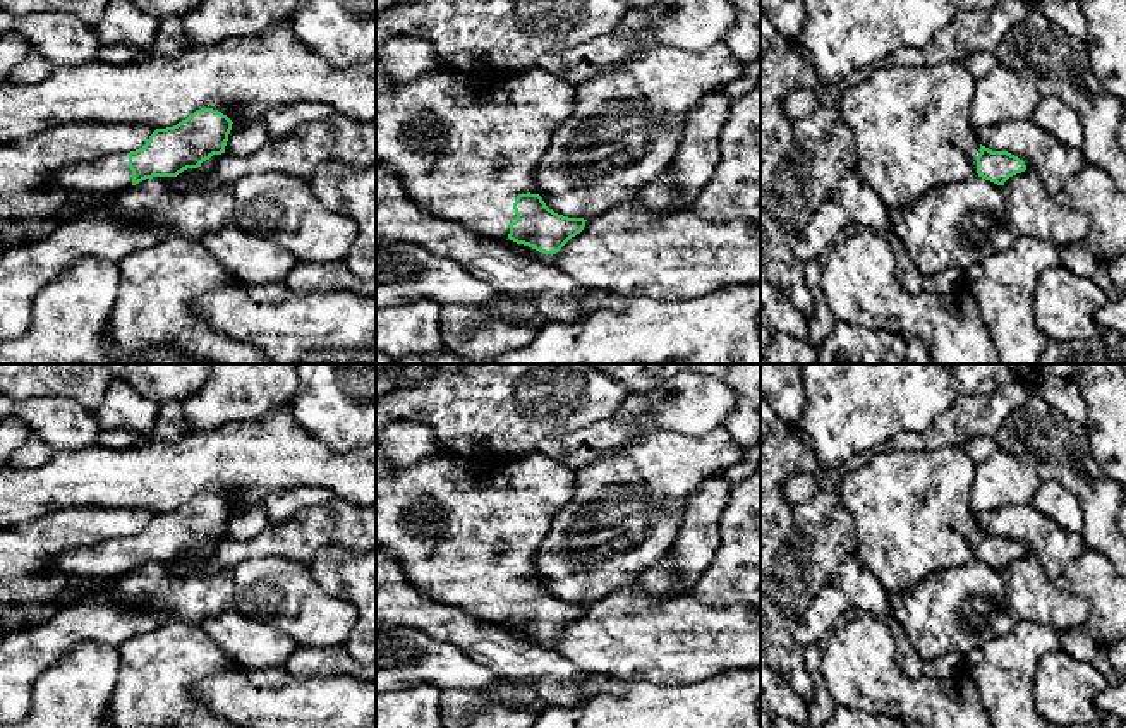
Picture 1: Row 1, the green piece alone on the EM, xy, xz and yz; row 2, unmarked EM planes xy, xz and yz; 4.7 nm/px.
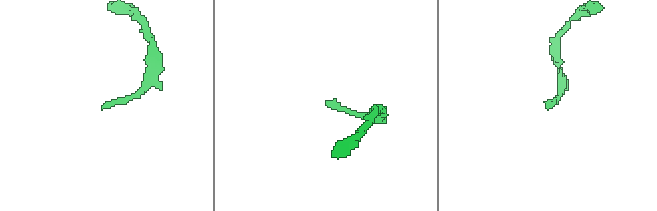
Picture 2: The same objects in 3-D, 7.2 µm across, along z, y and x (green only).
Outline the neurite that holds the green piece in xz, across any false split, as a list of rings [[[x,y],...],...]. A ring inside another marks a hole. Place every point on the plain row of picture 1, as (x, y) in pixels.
[[[376,445],[376,546],[386,549],[403,568],[407,580],[419,587],[422,592],[434,599],[441,599],[448,604],[460,606],[465,611],[489,622],[503,623],[508,622],[517,628],[529,630],[544,639],[556,639],[572,622],[580,618],[585,611],[584,603],[568,603],[554,598],[546,591],[539,579],[530,579],[529,575],[536,568],[537,549],[544,541],[546,532],[551,529],[551,520],[563,510],[573,494],[575,469],[568,464],[556,460],[554,457],[544,453],[529,453],[525,457],[508,458],[503,462],[475,462],[472,458],[458,455],[439,455],[421,460],[409,467],[393,469],[381,450]]]

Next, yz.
[[[963,445],[937,450],[894,450],[874,455],[843,474],[838,493],[853,517],[858,546],[853,556],[887,594],[915,587],[923,577],[982,561],[997,570],[1026,555],[1018,541],[982,531],[970,510],[975,462]]]

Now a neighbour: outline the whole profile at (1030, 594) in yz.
[[[1026,553],[1009,561],[1002,572],[1004,608],[1014,622],[1033,620],[1057,630],[1085,625],[1092,611],[1090,601],[1059,589],[1035,556]]]

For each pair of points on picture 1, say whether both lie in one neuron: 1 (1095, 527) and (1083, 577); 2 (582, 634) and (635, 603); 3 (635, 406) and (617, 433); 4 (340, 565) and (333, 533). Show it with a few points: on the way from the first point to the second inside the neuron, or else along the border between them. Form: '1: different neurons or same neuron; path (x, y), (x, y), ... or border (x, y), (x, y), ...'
1: different neurons; border (1085, 548), (1101, 552), (1107, 558)
2: same neuron; path (596, 634), (605, 634), (622, 617)
3: different neurons; border (611, 418), (635, 419), (647, 414), (656, 430)
4: different neurons; border (357, 552), (325, 546), (309, 567)

